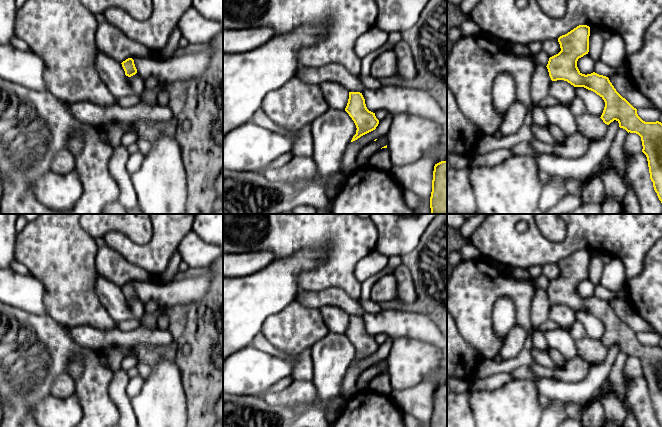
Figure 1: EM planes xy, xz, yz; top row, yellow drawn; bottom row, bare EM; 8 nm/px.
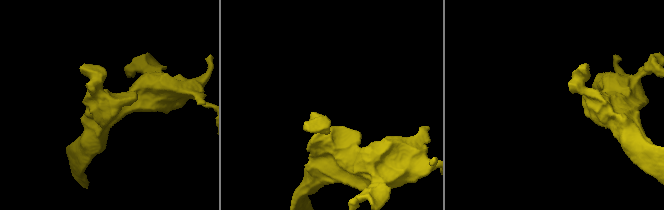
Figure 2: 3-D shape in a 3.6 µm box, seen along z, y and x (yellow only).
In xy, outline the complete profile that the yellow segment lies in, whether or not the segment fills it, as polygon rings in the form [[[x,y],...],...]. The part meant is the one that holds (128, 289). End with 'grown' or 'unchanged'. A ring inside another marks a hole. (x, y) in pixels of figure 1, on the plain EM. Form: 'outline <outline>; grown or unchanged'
outline [[[128,282],[122,287],[122,291],[125,295],[125,299],[131,301],[137,297],[137,293],[134,288],[134,284],[132,282]]]; unchanged

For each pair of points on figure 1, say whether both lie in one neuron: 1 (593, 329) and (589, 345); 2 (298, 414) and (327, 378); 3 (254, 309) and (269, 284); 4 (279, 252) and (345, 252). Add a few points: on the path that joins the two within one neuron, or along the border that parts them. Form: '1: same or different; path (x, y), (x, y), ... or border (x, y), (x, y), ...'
1: different; border (586, 335), (599, 341)
2: same; path (310, 413), (323, 400), (326, 390)
3: same; path (254, 303), (266, 290)
4: same; path (295, 240), (329, 240)

